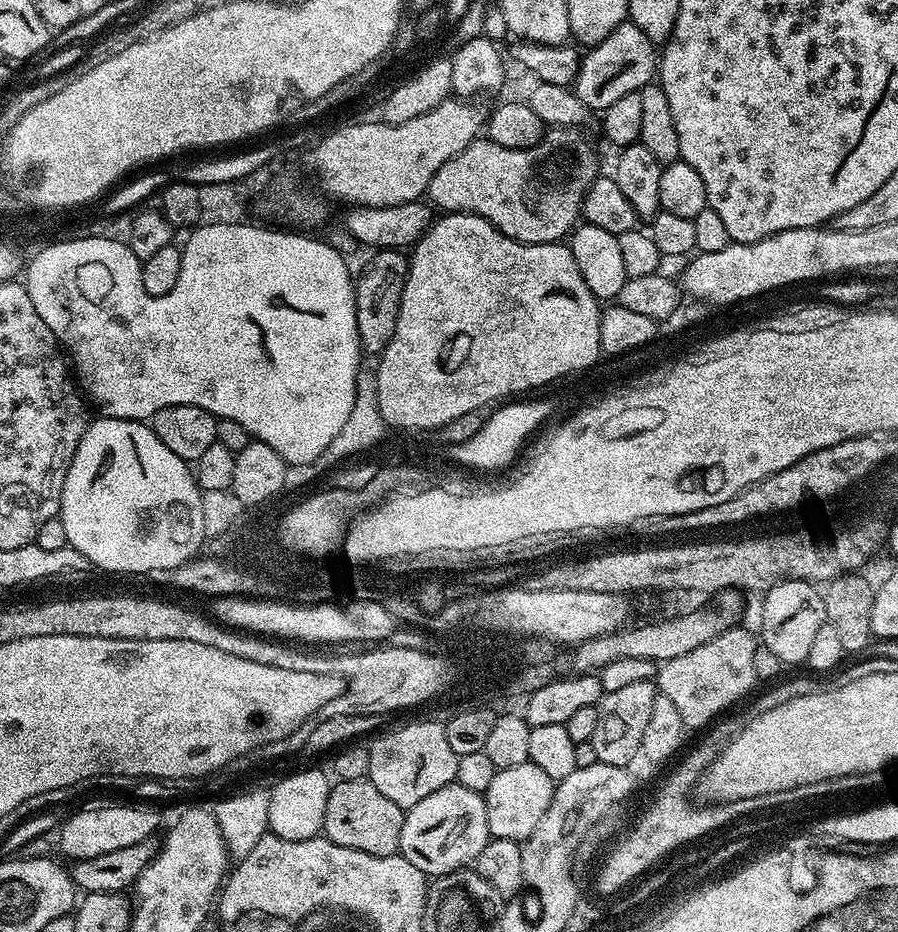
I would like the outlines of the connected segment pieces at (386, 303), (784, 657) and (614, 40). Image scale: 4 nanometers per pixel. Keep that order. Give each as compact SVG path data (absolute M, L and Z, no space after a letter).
M380 250L355 281L356 285L356 322L360 335L360 346L365 353L379 354L394 338L398 322L398 310L404 293L404 283L408 277L409 257L400 250Z
M783 580L763 593L758 640L766 650L770 650L770 654L774 654L774 658L780 660L781 665L803 665L810 654L811 640L818 632L818 626L825 623L824 601L821 593L812 588L815 587L807 580Z
M630 22L619 24L612 33L602 42L591 45L583 53L580 69L576 75L576 83L574 91L576 96L583 102L588 110L603 110L609 108L614 102L618 102L618 98L624 97L625 94L638 92L646 85L653 83L654 77L658 72L658 48L657 45L650 42L650 38L646 38L646 34L642 34L642 30L638 30L638 26L634 26Z

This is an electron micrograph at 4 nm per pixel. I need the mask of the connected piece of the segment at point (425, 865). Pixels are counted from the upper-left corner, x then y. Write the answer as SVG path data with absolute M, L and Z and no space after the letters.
M450 783L442 790L422 798L418 806L407 809L400 835L399 855L418 866L429 878L445 876L447 872L467 869L490 839L488 815L481 793L466 790L466 786Z

